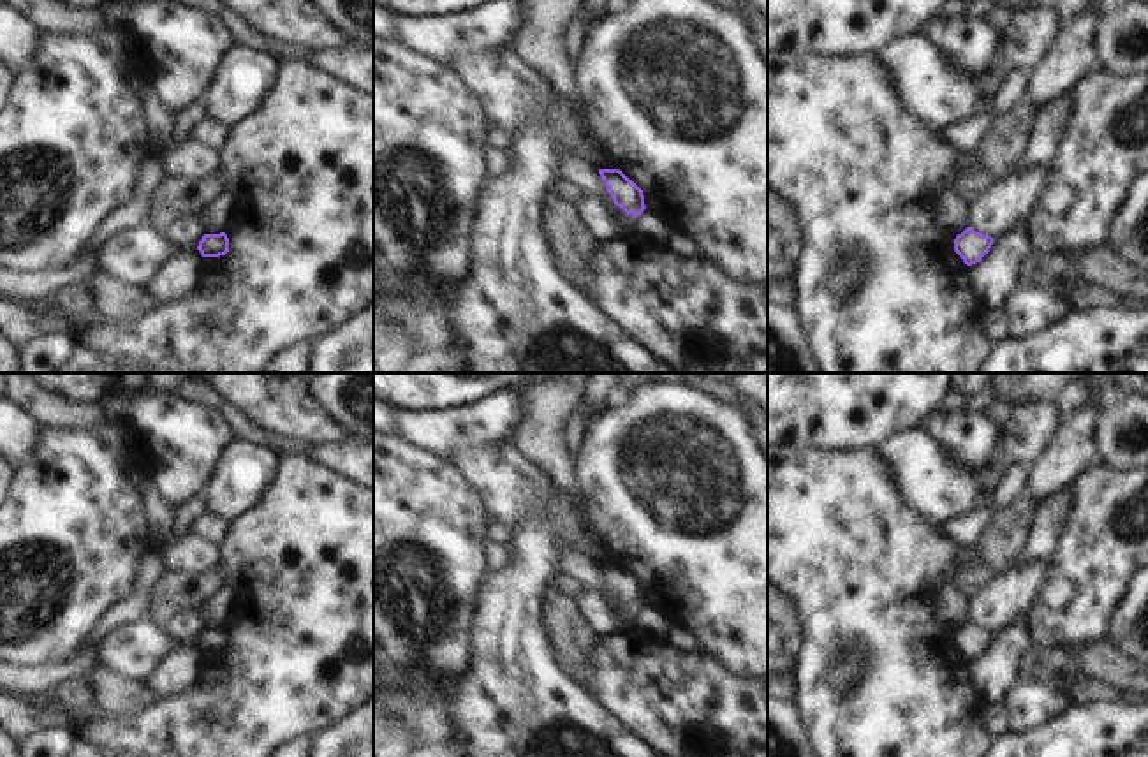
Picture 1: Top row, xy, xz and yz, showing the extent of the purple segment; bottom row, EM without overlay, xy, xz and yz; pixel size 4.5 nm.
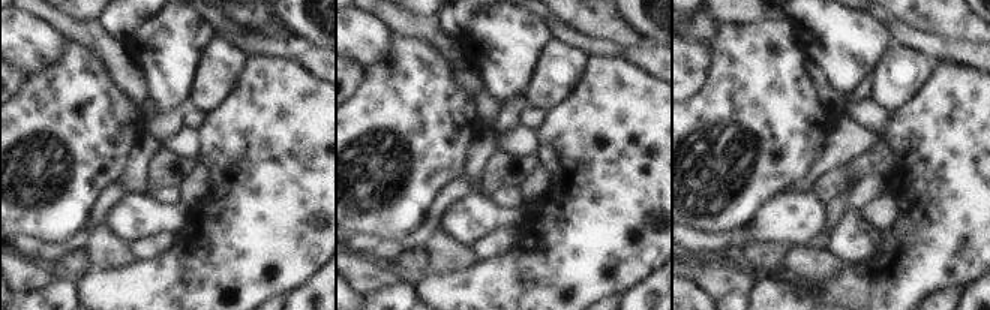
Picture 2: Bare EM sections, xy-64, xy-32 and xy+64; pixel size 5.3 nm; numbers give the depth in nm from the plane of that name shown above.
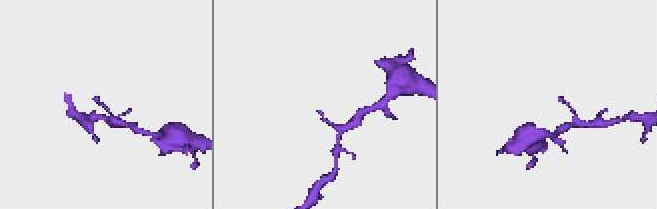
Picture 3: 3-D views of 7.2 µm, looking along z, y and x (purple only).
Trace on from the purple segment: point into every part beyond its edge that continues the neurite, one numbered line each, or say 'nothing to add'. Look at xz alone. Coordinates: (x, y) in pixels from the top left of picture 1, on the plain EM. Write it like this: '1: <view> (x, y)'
nothing to add

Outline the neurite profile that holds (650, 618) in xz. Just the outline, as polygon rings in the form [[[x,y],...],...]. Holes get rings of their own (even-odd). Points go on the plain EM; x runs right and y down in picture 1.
[[[644,604],[632,620],[632,627],[639,627],[657,639],[666,639],[671,621],[664,616],[660,607]]]

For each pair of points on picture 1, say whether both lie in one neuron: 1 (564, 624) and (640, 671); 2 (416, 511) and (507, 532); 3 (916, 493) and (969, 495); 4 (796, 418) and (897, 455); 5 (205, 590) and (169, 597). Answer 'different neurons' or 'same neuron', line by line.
1: different neurons
2: different neurons
3: same neuron
4: different neurons
5: same neuron

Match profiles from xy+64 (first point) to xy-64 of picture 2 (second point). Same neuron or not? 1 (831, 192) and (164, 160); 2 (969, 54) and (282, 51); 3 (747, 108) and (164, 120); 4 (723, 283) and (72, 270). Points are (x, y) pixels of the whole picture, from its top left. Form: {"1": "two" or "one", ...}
{"1": "one", "2": "two", "3": "two", "4": "two"}

